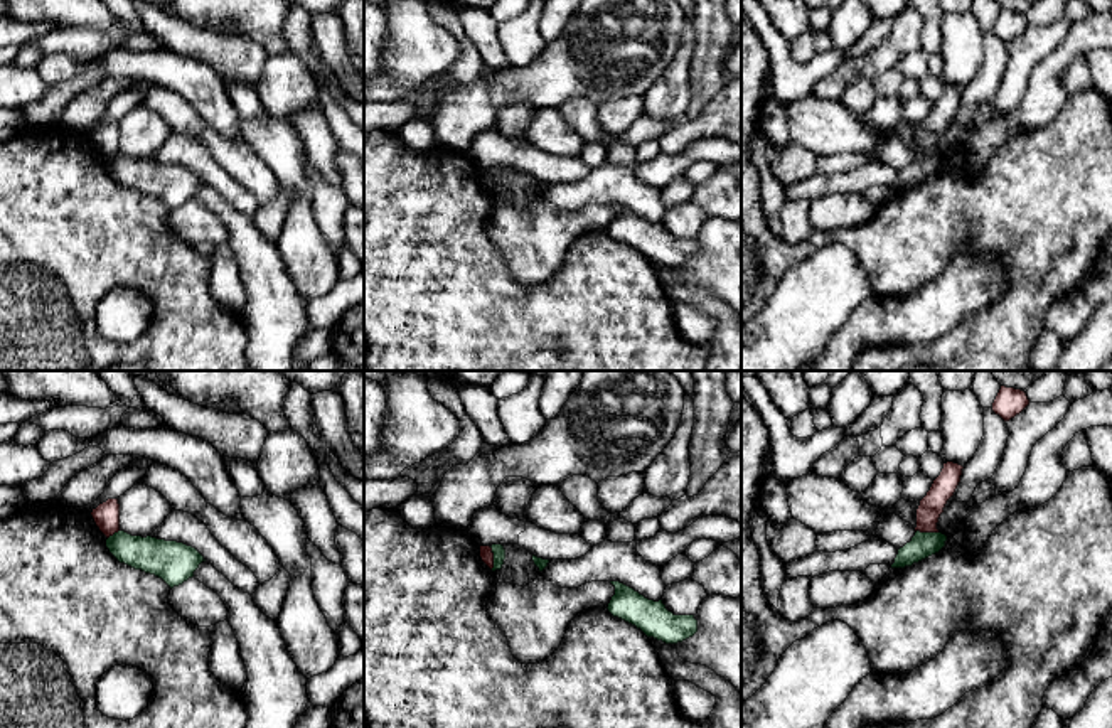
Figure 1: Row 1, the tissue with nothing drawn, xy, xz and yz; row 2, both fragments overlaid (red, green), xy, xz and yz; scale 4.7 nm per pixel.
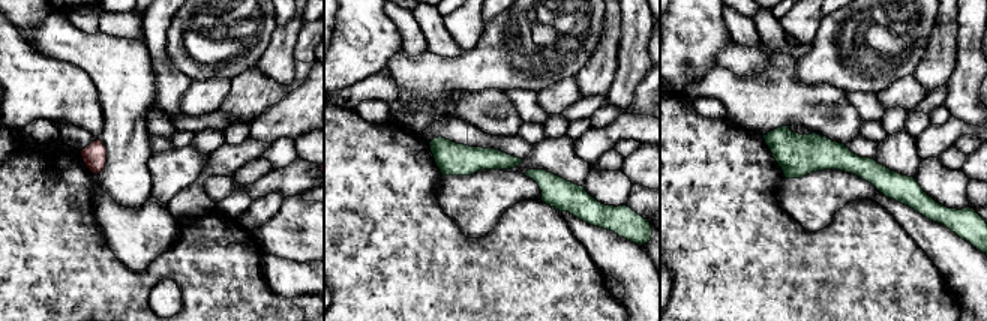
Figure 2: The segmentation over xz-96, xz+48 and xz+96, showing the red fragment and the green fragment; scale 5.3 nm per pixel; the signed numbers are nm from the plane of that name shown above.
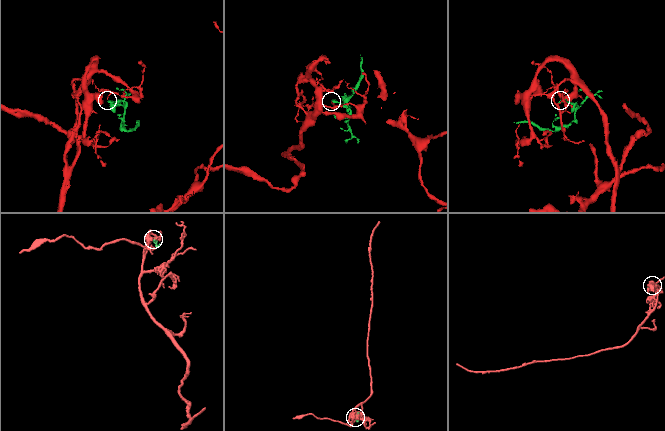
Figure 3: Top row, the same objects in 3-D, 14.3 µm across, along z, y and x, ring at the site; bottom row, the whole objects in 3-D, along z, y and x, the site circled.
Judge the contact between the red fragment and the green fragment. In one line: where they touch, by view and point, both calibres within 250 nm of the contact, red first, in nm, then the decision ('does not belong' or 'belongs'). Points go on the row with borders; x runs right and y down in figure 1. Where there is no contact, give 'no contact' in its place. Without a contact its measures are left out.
xz (492, 558) | 60/60 nm | does not belong

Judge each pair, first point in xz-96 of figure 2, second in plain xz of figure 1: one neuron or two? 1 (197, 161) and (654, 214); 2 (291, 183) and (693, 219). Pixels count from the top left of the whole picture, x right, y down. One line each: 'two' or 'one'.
1: one
2: two

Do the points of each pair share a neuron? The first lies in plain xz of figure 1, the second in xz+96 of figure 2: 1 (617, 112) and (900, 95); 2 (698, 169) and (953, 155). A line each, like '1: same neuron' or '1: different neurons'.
1: same neuron
2: different neurons

